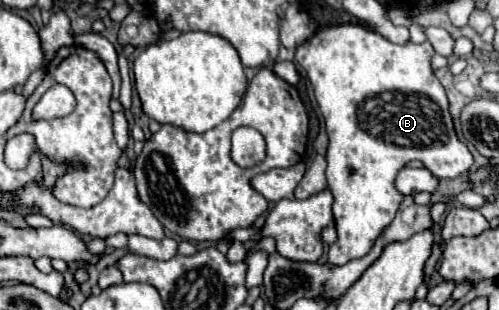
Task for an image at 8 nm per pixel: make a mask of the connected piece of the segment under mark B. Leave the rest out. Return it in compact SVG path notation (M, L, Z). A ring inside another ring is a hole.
M337 25L337 27L327 27L327 29L319 29L309 41L305 41L303 45L299 45L297 53L295 53L295 59L297 63L307 71L311 83L313 83L313 89L315 89L315 97L317 97L317 103L321 107L321 113L325 117L325 125L327 125L327 135L329 135L329 145L327 145L327 185L335 197L335 203L333 203L333 217L335 217L335 229L337 229L337 241L331 245L329 249L329 263L331 265L345 265L347 261L351 259L359 259L363 255L369 253L371 245L375 243L375 239L379 237L379 233L383 233L383 229L393 221L401 201L405 199L397 189L395 189L395 177L399 173L401 167L405 167L409 161L413 159L419 159L423 161L423 165L435 173L439 179L453 179L453 177L459 177L463 173L467 173L473 165L473 155L471 151L467 149L465 143L459 141L457 133L455 133L455 127L453 127L453 117L449 113L449 101L447 101L447 95L445 95L445 89L443 85L439 83L439 79L433 75L431 71L431 57L433 57L433 47L429 41L421 43L421 45L415 45L415 43L407 43L407 45L395 45L391 41L387 41L383 35L379 35L377 31L373 29L365 29L363 25ZM385 93L385 103L365 103L367 99L373 99L373 97L381 97Z

